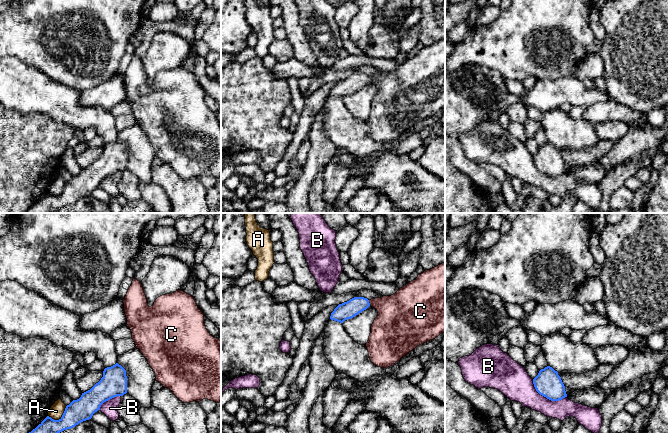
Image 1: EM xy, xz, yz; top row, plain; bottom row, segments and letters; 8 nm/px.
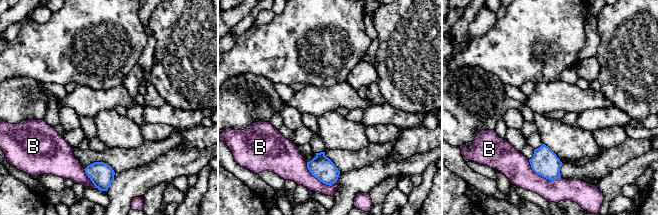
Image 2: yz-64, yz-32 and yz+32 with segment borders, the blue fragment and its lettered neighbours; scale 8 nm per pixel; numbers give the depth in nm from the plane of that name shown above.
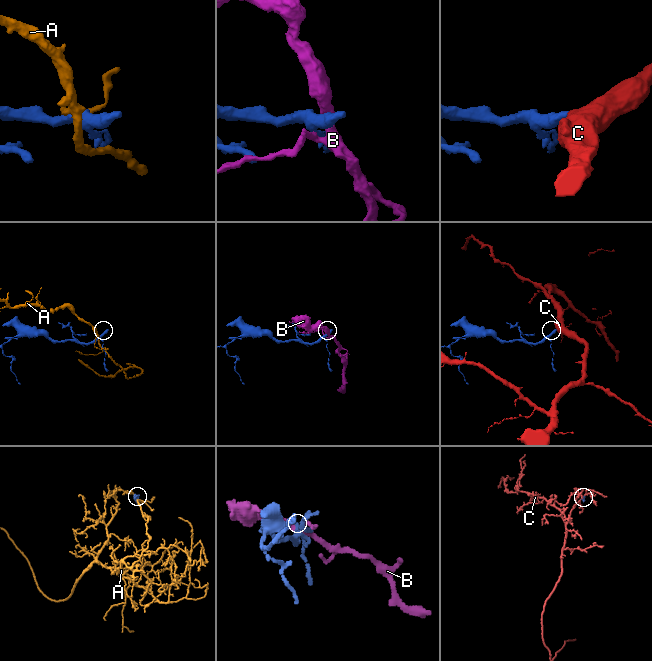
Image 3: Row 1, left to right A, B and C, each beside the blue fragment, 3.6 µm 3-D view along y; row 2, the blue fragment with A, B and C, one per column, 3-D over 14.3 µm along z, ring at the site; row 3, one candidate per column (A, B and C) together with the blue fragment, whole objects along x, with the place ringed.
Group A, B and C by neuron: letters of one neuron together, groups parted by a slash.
A / B / C

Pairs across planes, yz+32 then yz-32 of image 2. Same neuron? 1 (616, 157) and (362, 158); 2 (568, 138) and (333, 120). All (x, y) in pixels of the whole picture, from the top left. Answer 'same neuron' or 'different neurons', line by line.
1: different neurons
2: same neuron

